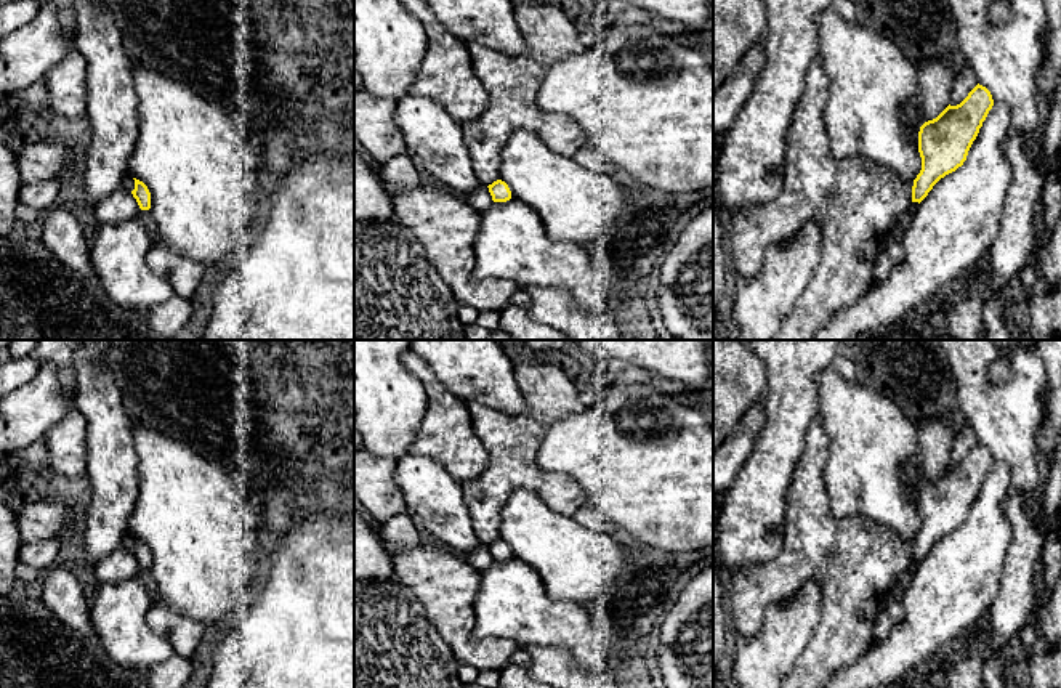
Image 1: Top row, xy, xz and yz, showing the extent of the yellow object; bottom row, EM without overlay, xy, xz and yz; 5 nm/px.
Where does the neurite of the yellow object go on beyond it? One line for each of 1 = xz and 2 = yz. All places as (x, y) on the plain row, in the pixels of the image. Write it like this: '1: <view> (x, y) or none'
1: none
2: none

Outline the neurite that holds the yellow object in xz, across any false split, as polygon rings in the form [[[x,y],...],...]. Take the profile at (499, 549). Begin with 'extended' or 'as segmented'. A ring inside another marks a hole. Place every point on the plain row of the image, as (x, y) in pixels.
as segmented | [[[502,539],[494,540],[487,545],[494,561],[506,561],[511,558],[508,544]]]

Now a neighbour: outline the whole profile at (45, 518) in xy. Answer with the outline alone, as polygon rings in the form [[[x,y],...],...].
[[[42,497],[38,502],[24,502],[16,523],[22,544],[42,539],[59,539],[72,521],[72,508],[63,499]]]

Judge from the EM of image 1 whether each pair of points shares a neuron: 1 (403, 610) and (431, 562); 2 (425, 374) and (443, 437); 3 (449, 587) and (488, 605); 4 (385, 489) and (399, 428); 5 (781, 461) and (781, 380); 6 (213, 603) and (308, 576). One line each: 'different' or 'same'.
1: different
2: same
3: different
4: different
5: same
6: different

